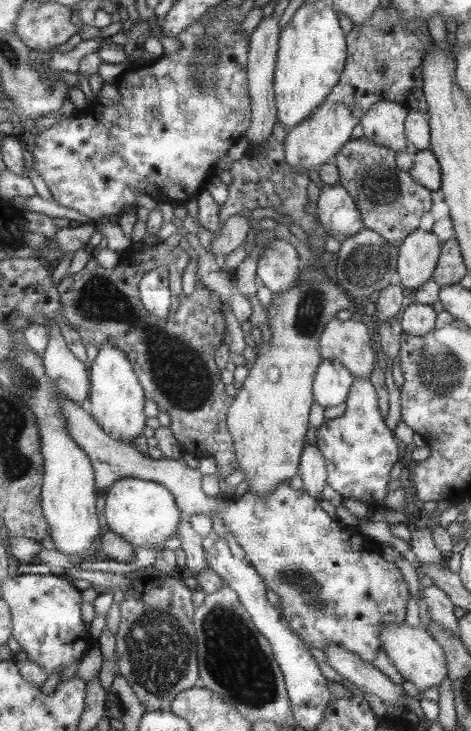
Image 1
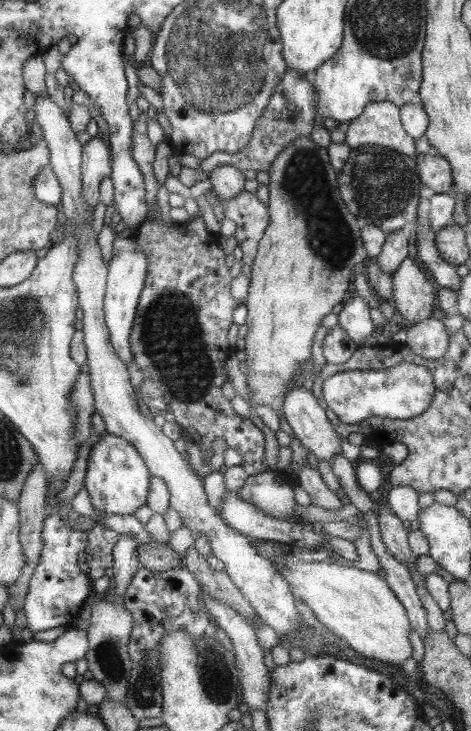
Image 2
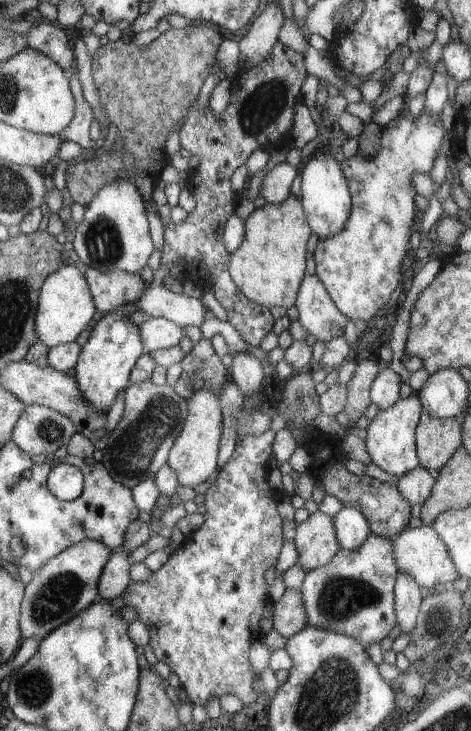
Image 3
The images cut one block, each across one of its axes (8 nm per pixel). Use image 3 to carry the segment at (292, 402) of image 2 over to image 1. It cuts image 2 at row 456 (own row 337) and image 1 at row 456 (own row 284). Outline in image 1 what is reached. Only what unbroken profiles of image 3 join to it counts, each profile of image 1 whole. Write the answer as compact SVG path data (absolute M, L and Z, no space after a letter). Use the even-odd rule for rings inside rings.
M307 443L300 461L299 474L304 482L303 488L316 497L327 485L327 466L324 456L318 450L318 446Z

